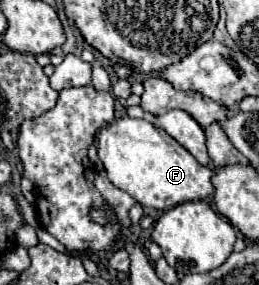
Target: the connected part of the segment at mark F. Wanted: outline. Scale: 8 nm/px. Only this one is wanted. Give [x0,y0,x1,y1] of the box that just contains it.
[97,117,215,211]

